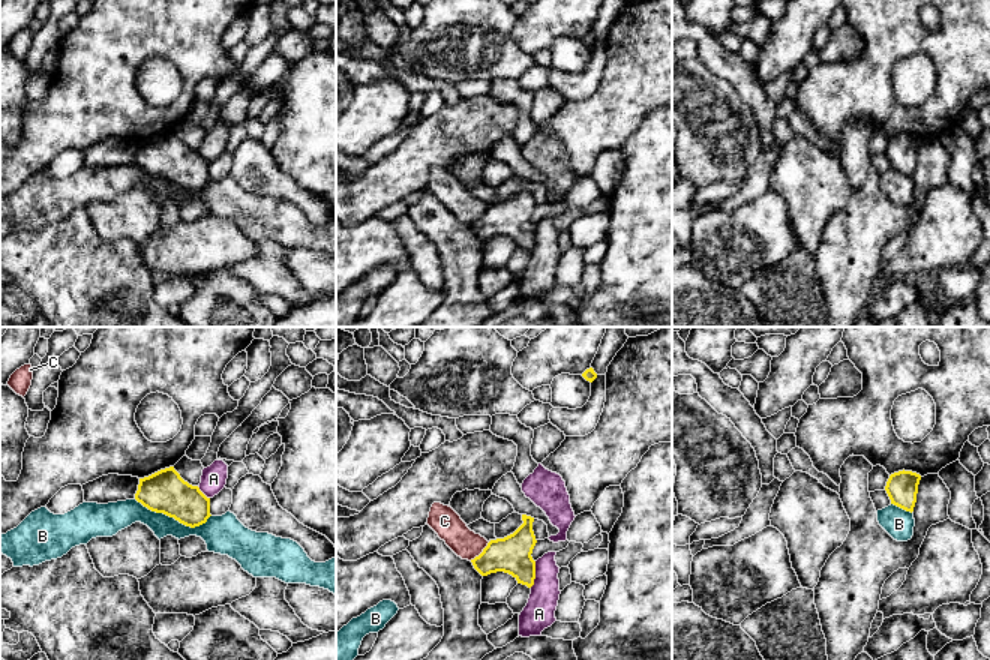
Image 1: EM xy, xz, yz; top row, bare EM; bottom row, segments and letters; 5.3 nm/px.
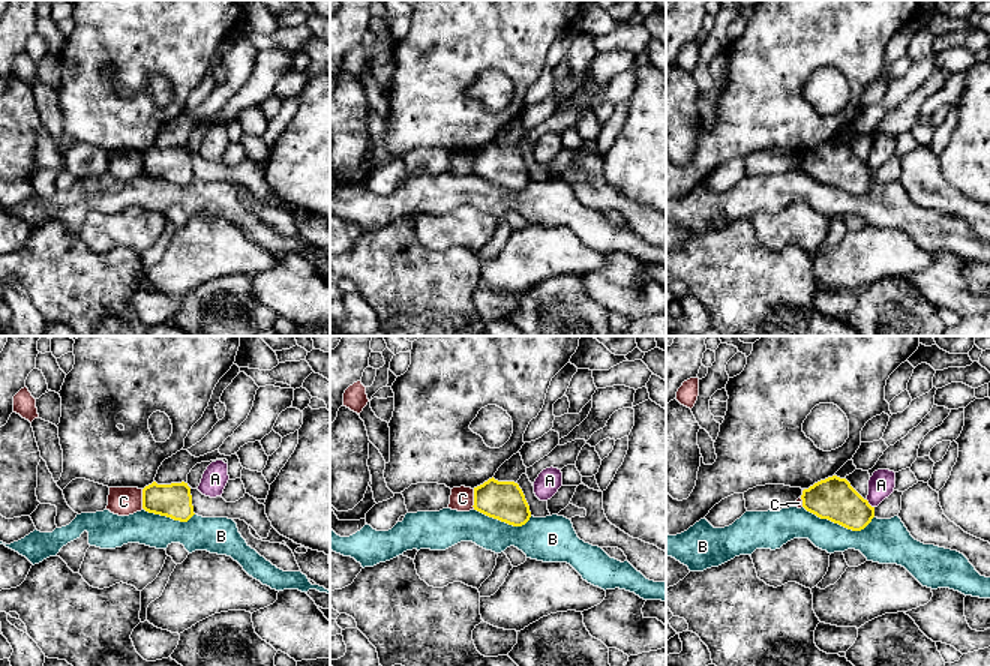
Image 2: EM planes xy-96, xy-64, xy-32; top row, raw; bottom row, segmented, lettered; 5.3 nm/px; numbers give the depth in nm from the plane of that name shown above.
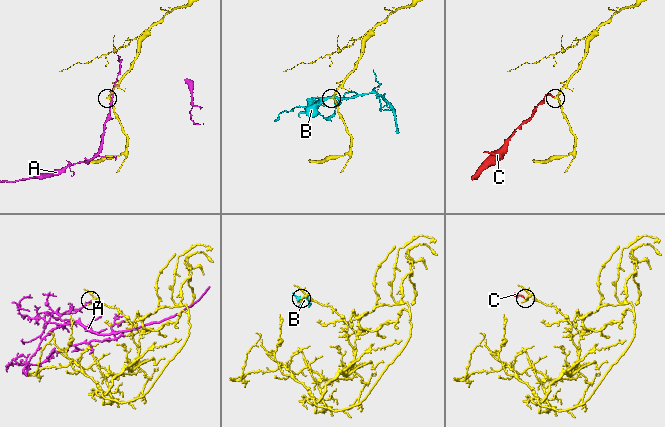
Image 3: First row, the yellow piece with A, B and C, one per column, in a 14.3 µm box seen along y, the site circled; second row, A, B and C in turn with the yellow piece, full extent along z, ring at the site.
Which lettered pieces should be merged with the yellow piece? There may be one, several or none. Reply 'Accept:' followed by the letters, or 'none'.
Accept: none

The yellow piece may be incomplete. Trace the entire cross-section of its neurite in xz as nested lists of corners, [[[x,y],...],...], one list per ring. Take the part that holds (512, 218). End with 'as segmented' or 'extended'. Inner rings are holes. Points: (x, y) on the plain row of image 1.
[[[522,178],[524,188],[504,202],[490,204],[483,216],[471,224],[474,232],[482,238],[504,236],[512,238],[518,248],[531,252],[536,243],[536,225],[531,218],[537,207],[532,186],[534,182]]]; as segmented

